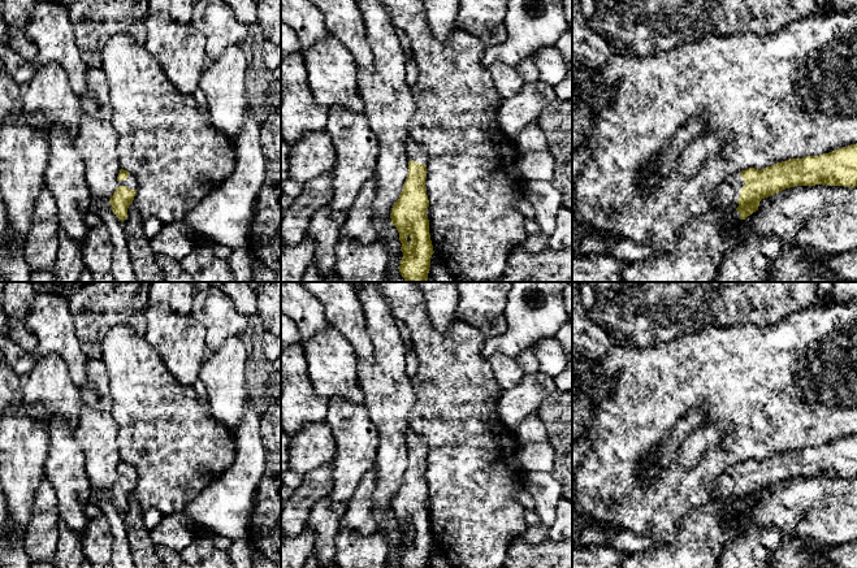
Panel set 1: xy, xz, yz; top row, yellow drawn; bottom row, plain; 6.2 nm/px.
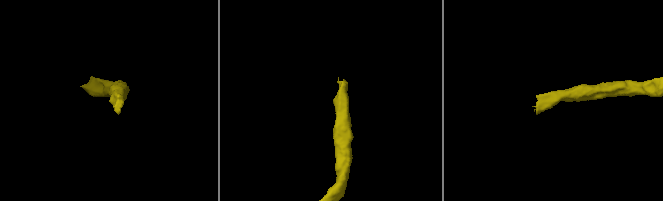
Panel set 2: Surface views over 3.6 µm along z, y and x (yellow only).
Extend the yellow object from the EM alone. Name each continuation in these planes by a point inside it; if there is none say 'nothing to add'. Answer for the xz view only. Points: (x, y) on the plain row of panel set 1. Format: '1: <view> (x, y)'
1: xz (415, 443)

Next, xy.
1: xy (130, 473)

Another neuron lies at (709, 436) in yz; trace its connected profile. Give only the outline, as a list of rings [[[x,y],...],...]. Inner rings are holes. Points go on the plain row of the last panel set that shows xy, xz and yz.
[[[726,422],[704,424],[683,439],[674,460],[684,469],[696,467],[709,450],[722,445],[722,435],[728,429]]]

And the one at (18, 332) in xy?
[[[10,317],[8,335],[23,350],[38,352],[38,341],[33,331],[27,329],[23,321]]]

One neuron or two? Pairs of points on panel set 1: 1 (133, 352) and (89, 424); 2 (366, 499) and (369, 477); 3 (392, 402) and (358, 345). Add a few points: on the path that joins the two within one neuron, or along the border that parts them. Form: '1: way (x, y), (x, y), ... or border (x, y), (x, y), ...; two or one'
1: border (111, 412), (117, 424), (117, 442); two
2: way (366, 494), (368, 482); one
3: border (367, 332), (373, 348), (373, 358), (368, 363); two

